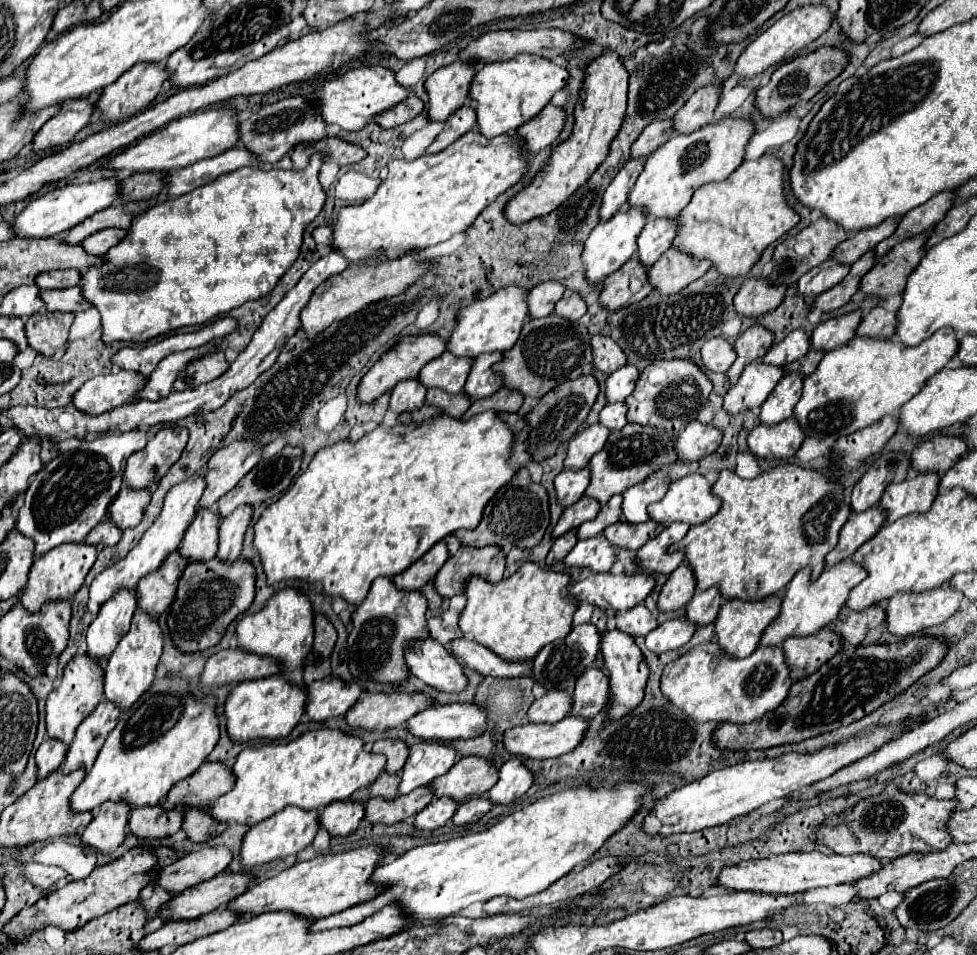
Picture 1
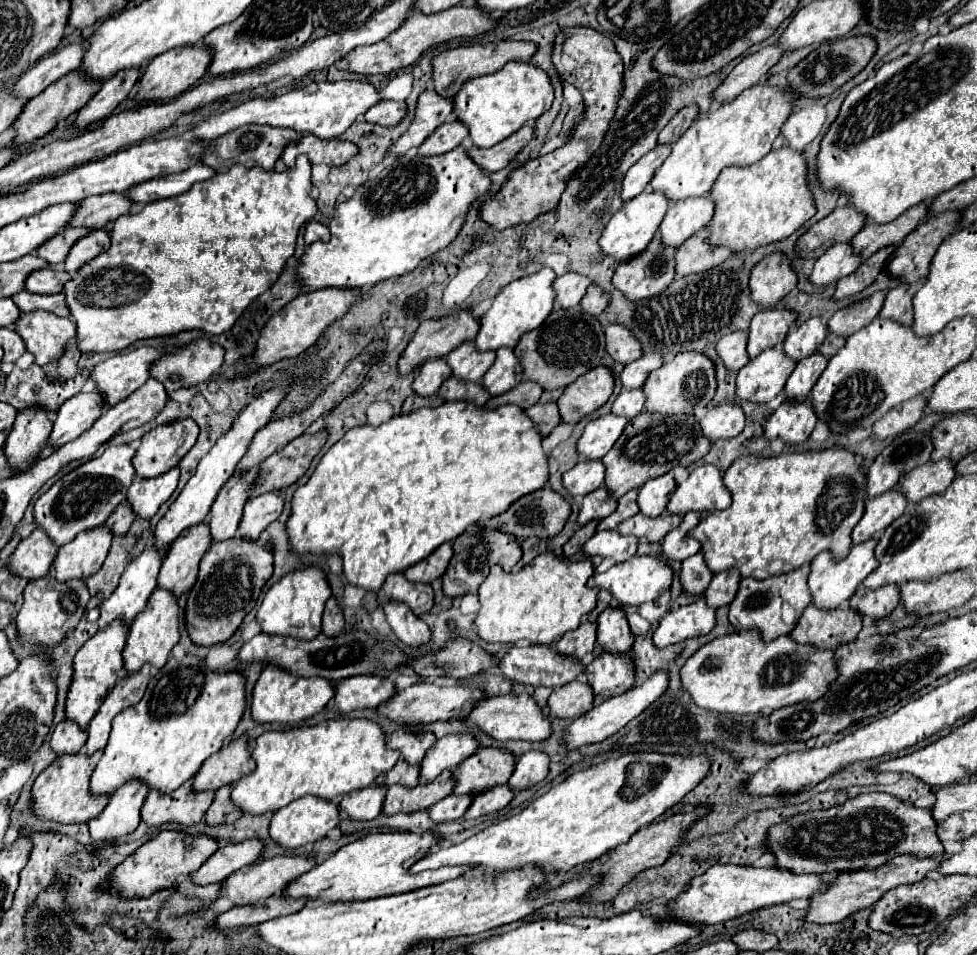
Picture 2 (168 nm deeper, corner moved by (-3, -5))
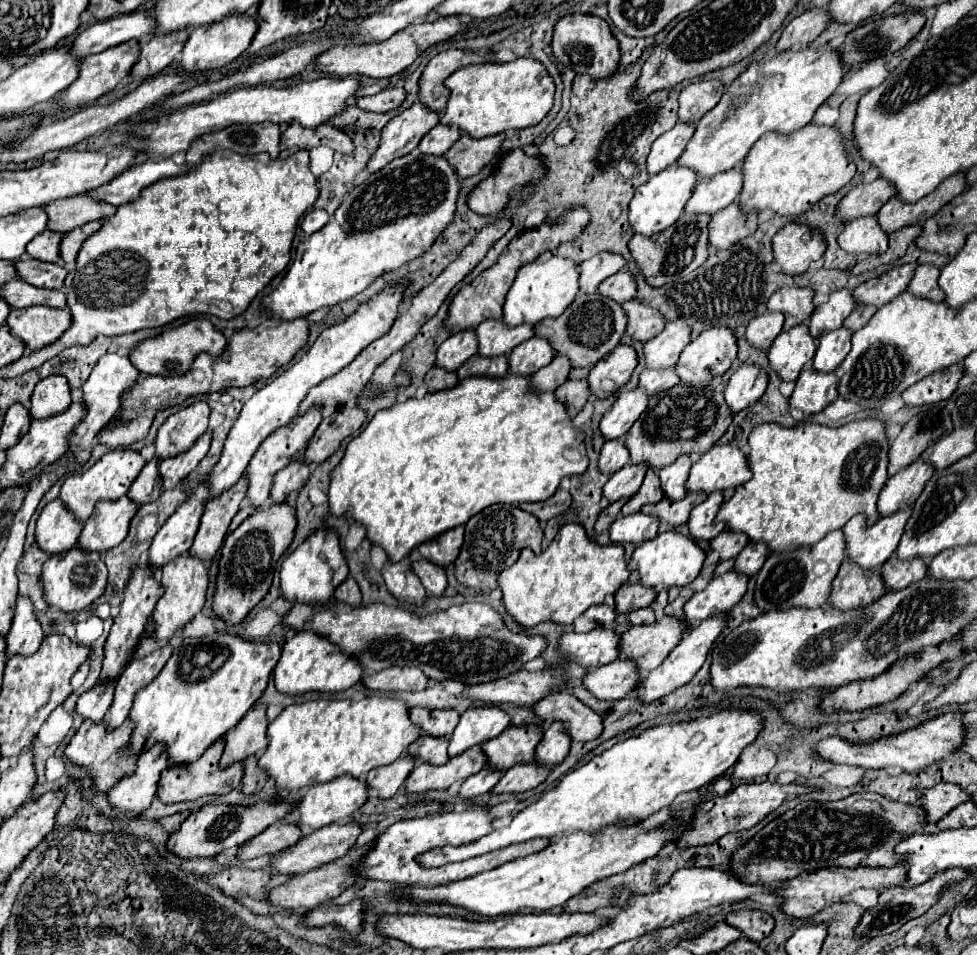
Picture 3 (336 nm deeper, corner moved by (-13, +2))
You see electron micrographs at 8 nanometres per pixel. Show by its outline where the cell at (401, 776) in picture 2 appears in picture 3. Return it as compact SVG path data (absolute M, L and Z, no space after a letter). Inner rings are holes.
M419 736L419 740L415 740L415 744L411 744L409 754L413 758L417 758L417 762L433 762L433 764L445 764L449 760L447 754L447 746L449 746L449 738L447 736Z

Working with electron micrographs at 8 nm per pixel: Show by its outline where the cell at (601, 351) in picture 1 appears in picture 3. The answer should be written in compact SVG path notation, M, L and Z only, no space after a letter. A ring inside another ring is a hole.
M639 298L635 300L627 300L623 304L625 312L627 312L627 318L629 318L629 324L627 324L627 334L633 338L633 340L639 340L639 342L647 342L651 336L659 334L665 326L665 318L659 310L643 304Z

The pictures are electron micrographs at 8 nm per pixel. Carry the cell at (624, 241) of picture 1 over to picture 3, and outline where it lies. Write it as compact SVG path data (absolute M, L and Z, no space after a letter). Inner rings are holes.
M673 164L665 170L661 170L659 174L651 176L645 184L641 184L635 190L635 196L629 206L629 224L631 224L633 232L643 234L643 236L653 236L653 234L663 232L671 224L675 224L675 220L681 216L687 200L693 194L695 184L697 184L695 170L683 168L679 164Z

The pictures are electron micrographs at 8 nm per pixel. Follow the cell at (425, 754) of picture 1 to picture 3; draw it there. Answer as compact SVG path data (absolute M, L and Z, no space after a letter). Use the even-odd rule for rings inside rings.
M493 704L471 706L461 714L461 720L451 736L449 756L457 756L475 744L483 744L499 736L511 724L511 716Z

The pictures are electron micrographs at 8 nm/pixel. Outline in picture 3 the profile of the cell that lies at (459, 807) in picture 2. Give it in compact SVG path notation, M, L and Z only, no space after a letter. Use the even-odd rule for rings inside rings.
M487 766L481 772L477 772L471 778L467 778L463 788L459 790L459 794L461 794L461 798L481 796L481 794L493 790L493 786L499 782L499 778L501 778L501 770L495 770L495 768Z

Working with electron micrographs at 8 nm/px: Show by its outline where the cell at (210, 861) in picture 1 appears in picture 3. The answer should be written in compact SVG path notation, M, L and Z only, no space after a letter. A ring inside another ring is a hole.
M279 820L271 824L265 832L255 836L247 846L239 846L239 860L251 860L263 854L277 854L301 840L303 832L297 824L287 824L285 820Z

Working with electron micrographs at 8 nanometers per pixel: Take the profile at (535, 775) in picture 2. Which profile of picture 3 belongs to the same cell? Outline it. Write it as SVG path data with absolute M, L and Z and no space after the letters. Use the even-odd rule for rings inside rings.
M553 722L547 730L543 740L539 742L535 750L537 762L545 766L555 766L557 762L563 762L571 748L571 736L563 728L563 722Z

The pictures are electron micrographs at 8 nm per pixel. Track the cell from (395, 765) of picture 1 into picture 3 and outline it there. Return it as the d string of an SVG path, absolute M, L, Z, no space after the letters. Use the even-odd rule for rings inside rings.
M415 706L411 708L411 720L429 736L451 736L459 722L459 714L455 710L429 710L425 706Z

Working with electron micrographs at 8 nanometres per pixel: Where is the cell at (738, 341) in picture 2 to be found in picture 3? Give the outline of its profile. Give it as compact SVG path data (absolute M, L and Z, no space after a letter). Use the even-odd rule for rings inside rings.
M765 312L749 322L745 336L753 346L767 350L773 344L773 340L779 336L781 330L783 330L783 314Z

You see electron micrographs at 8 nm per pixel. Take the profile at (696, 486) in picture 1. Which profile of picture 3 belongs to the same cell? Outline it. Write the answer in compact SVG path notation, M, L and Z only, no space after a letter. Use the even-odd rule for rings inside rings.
M715 444L691 468L687 480L689 492L715 492L737 488L753 476L747 456L731 444Z

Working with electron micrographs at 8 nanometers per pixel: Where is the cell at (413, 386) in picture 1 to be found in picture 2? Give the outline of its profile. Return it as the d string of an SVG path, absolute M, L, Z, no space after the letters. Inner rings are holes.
M443 359L427 361L419 367L415 379L413 379L413 393L421 397L431 397L437 393L441 383L449 377L449 367L445 367Z

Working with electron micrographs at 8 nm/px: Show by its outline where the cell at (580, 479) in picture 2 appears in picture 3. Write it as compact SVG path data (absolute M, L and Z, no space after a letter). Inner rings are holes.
M607 440L603 444L601 456L599 456L599 470L605 474L613 474L621 470L629 462L629 450L625 442L621 440Z

